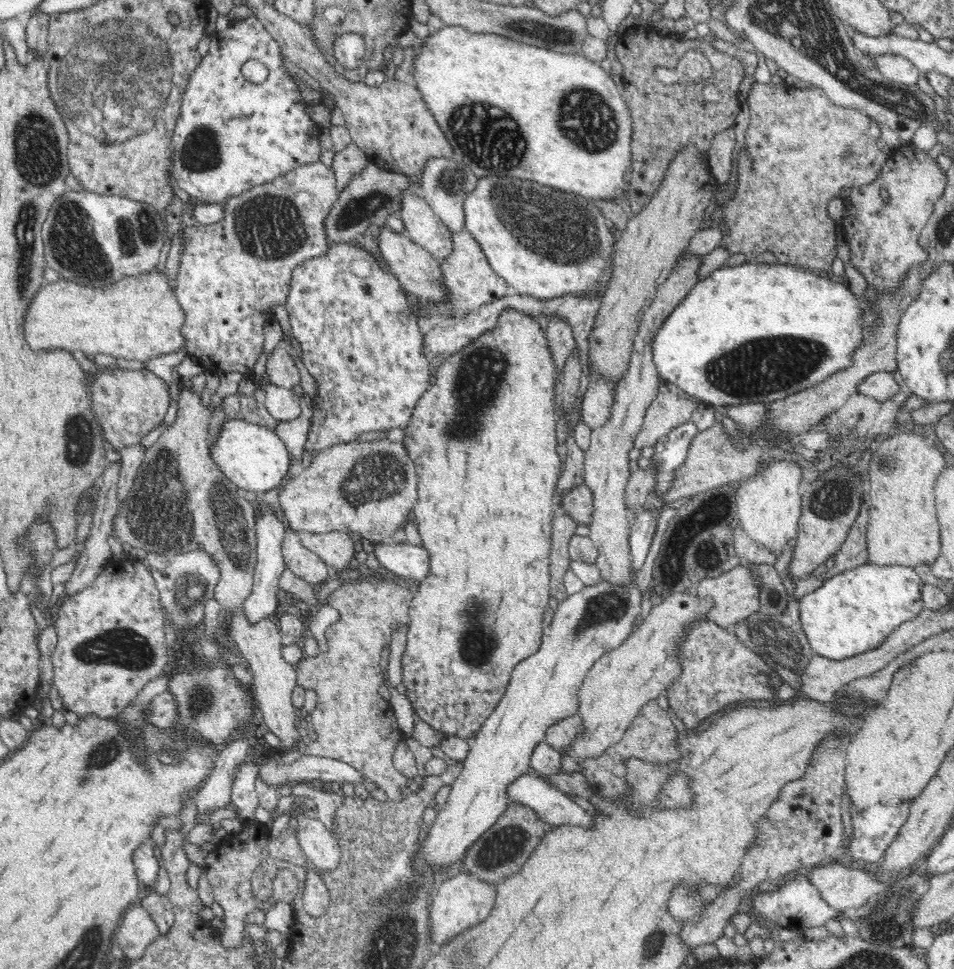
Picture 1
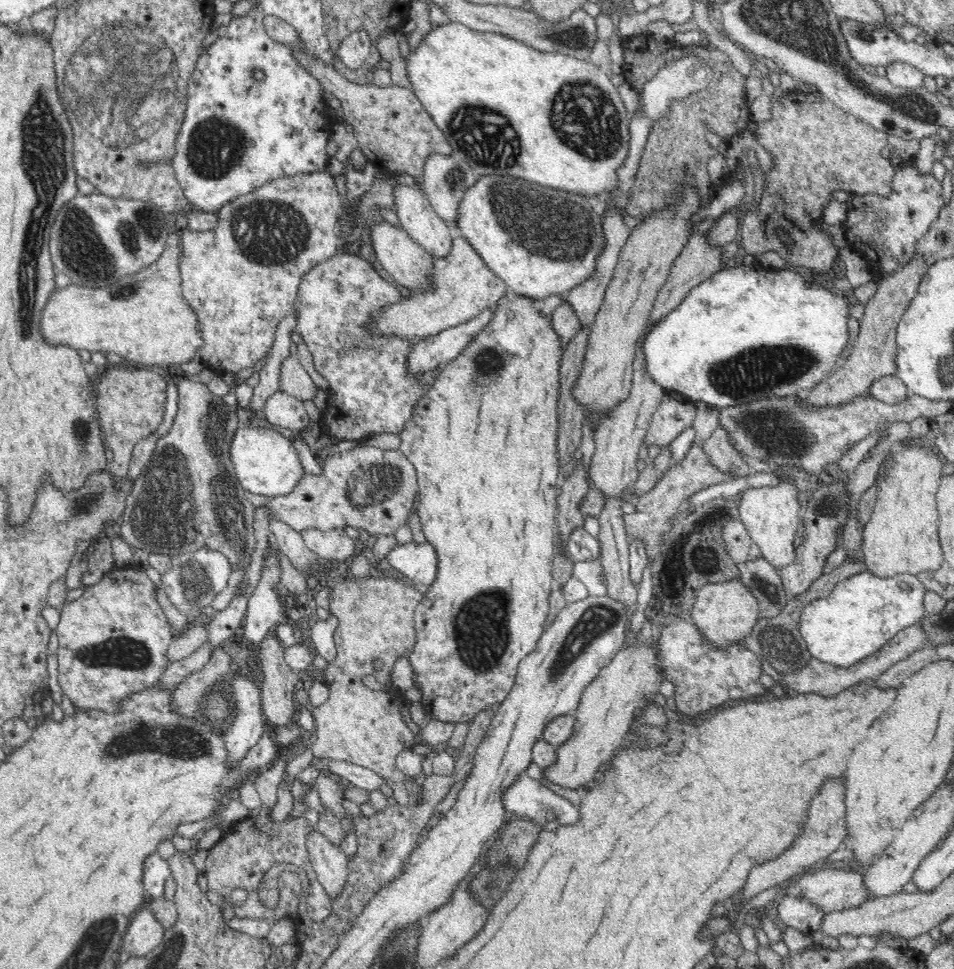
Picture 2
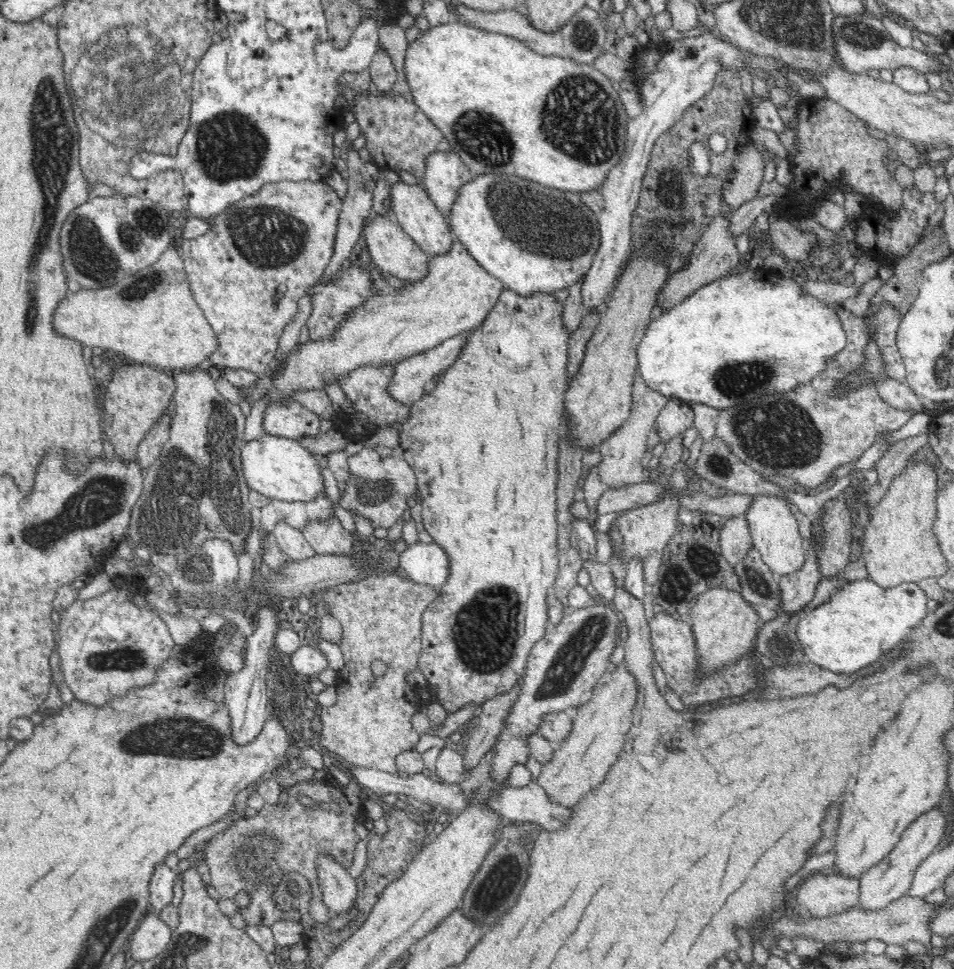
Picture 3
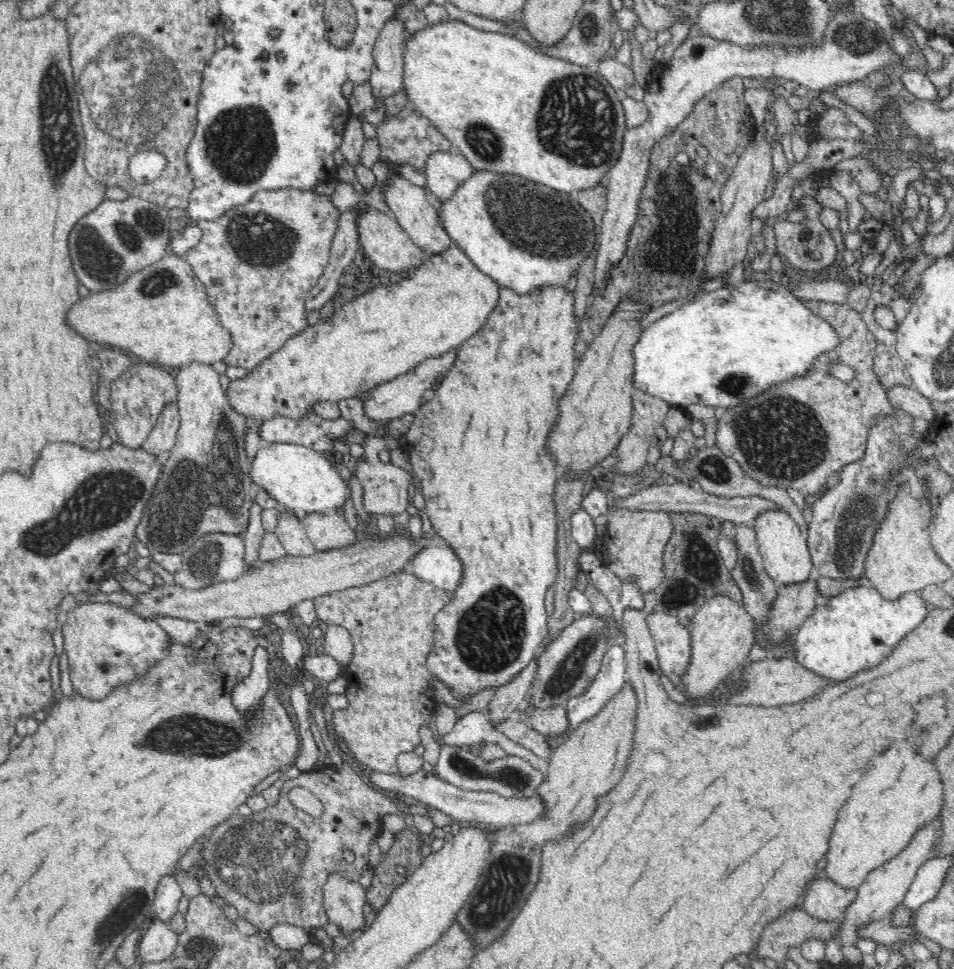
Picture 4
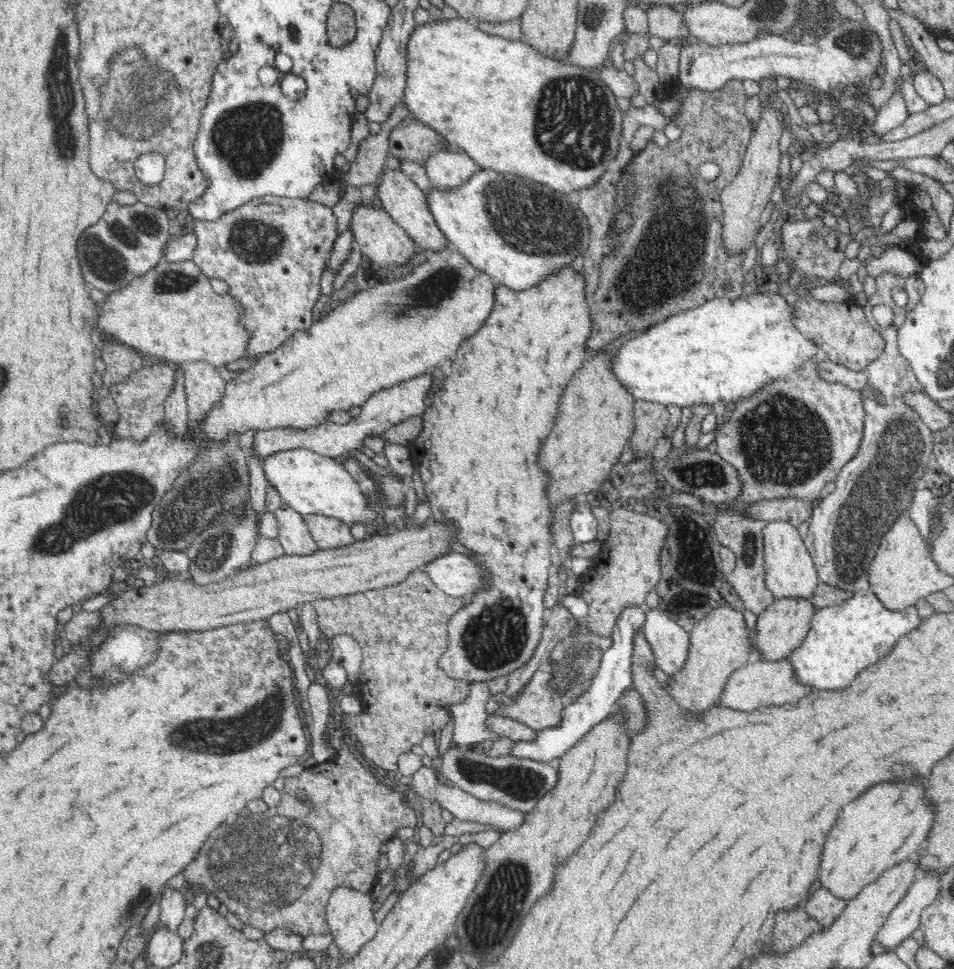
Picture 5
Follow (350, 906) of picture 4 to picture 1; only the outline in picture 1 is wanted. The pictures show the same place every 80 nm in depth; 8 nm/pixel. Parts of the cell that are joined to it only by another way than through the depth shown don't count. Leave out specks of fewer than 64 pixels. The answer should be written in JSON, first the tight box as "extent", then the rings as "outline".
{"extent":[292,809,342,871],"outline":[[[303,809],[294,812],[292,827],[297,830],[299,846],[314,870],[334,871],[342,852],[330,829],[320,820],[310,819]]]}

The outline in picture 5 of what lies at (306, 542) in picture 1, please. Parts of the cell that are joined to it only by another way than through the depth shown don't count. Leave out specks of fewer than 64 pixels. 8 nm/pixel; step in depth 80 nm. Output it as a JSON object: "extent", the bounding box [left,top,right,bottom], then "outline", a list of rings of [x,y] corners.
{"extent":[303,514,355,549],"outline":[[[314,514],[303,515],[303,519],[319,549],[350,546],[355,541],[350,526],[342,520]]]}

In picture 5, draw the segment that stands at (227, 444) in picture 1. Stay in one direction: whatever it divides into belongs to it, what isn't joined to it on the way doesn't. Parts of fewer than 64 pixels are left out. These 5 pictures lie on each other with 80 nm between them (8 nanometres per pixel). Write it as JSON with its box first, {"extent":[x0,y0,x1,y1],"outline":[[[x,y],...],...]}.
{"extent":[262,448,383,533],"outline":[[[304,448],[282,450],[278,454],[270,455],[262,460],[262,467],[267,484],[278,490],[284,504],[301,515],[331,516],[344,521],[348,526],[354,526],[358,522],[366,527],[368,533],[372,526],[376,529],[376,533],[383,532],[380,523],[382,522],[381,513],[374,503],[376,495],[374,492],[366,494],[362,486],[345,470],[342,463]]]}

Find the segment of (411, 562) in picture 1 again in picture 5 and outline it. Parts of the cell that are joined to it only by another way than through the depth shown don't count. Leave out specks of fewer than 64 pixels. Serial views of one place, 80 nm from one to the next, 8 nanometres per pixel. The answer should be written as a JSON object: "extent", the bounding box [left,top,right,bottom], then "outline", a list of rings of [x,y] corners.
{"extent":[421,552,486,599],"outline":[[[448,552],[444,556],[434,558],[421,570],[451,597],[468,599],[474,592],[486,588],[486,575],[482,565],[467,555]]]}

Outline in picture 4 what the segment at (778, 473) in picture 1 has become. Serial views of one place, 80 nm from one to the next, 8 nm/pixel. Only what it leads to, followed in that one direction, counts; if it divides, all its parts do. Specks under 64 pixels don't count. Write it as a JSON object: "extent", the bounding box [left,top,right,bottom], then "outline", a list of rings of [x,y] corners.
{"extent":[752,508,813,584],"outline":[[[782,508],[766,510],[752,523],[756,533],[757,546],[761,552],[765,571],[779,584],[804,582],[813,575],[813,562],[806,538],[800,533],[796,522]]]}

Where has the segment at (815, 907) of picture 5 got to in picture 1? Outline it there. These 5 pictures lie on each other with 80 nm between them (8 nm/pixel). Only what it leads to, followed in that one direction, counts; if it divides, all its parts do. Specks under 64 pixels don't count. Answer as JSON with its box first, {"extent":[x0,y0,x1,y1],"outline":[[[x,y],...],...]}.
{"extent":[809,864,885,911],"outline":[[[820,864],[809,870],[810,883],[821,897],[839,911],[853,911],[885,888],[872,876],[870,868],[852,870],[840,864]]]}

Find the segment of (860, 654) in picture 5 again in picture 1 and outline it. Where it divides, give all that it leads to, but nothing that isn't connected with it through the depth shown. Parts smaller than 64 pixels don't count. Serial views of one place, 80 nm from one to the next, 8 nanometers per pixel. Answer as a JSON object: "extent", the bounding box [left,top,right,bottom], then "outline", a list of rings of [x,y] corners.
{"extent":[796,562,925,660],"outline":[[[866,562],[830,576],[818,590],[802,596],[796,610],[815,654],[830,660],[844,660],[878,648],[902,622],[916,618],[925,608],[920,588],[920,576],[909,566]]]}

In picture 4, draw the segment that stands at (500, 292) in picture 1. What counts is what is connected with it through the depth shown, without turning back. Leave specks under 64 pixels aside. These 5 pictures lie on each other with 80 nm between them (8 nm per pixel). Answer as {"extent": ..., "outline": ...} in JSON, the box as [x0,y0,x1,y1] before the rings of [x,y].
{"extent":[226,244,499,424],"outline":[[[451,244],[444,252],[437,255],[429,254],[426,262],[422,263],[415,271],[410,272],[407,279],[394,283],[392,286],[370,287],[364,294],[356,295],[354,300],[340,304],[331,314],[331,319],[328,319],[328,322],[319,322],[314,326],[308,326],[304,331],[296,333],[275,354],[272,354],[270,358],[266,358],[256,370],[252,370],[242,379],[230,381],[230,387],[226,395],[228,403],[230,403],[232,409],[244,418],[254,418],[256,423],[261,424],[264,420],[270,420],[270,418],[274,418],[278,414],[292,420],[300,420],[306,414],[314,413],[312,410],[313,405],[319,401],[328,401],[337,405],[340,400],[358,398],[363,393],[368,393],[381,386],[384,382],[391,381],[392,378],[416,369],[430,358],[442,357],[452,349],[458,350],[466,340],[469,340],[484,326],[486,319],[499,301],[499,290],[499,284],[492,277],[480,272],[480,269],[466,256],[466,253],[460,247]]]}

